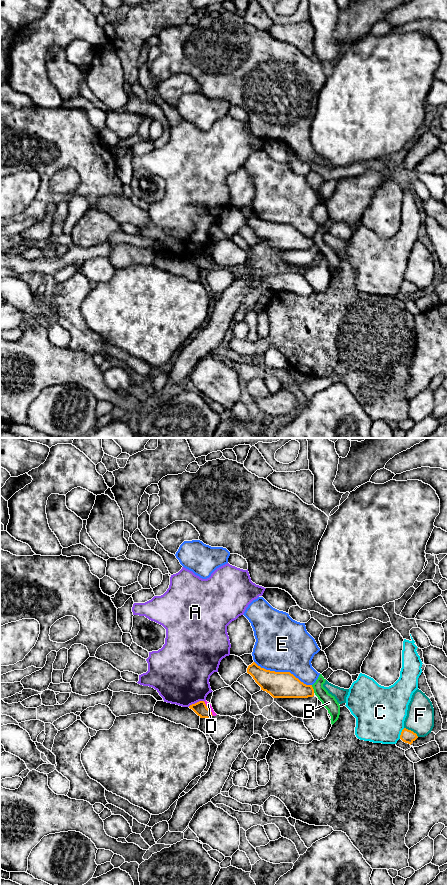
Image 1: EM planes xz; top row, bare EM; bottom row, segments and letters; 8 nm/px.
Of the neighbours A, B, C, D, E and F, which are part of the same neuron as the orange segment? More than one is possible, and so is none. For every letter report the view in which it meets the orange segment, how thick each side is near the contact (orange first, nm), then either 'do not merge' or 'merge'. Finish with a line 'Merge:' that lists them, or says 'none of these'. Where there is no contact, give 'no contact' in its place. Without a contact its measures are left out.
A: meets orange in xz; 110 nm thick on the orange side, 460 nm on the other; do not merge
B: meets orange in xz; 200 nm thick on the orange side, 110 nm on the other; do not merge
C: meets orange in xz; 110 nm thick on the orange side, 420 nm on the other; do not merge
D: meets orange in xz; 110 nm thick on the orange side, 40 nm on the other; merge
E: meets orange in xz; 200 nm thick on the orange side, 440 nm on the other; do not merge
F: meets orange in xz; 110 nm thick on the orange side, 220 nm on the other; do not merge
Merge: D

